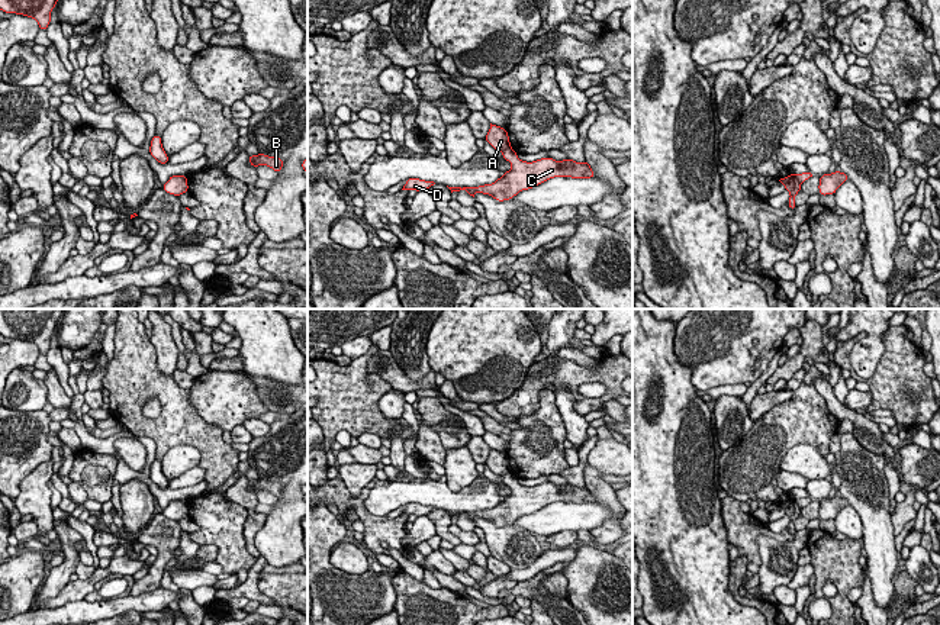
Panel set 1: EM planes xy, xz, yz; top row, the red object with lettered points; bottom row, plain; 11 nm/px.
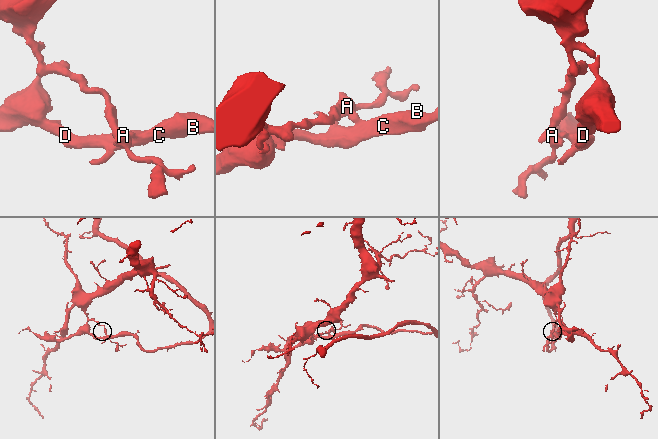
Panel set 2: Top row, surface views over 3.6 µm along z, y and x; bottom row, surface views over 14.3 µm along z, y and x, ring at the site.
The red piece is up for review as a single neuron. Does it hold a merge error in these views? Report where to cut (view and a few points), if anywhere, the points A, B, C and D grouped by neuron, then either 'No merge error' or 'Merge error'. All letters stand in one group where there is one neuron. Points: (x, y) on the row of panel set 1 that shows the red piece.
Split along xz (509, 147), (502, 151). Groups: A / B C D. Merge error

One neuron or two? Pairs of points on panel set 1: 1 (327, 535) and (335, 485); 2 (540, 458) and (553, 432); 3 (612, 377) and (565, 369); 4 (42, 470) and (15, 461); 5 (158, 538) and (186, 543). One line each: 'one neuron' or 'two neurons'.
1: two neurons
2: one neuron
3: one neuron
4: two neurons
5: two neurons

